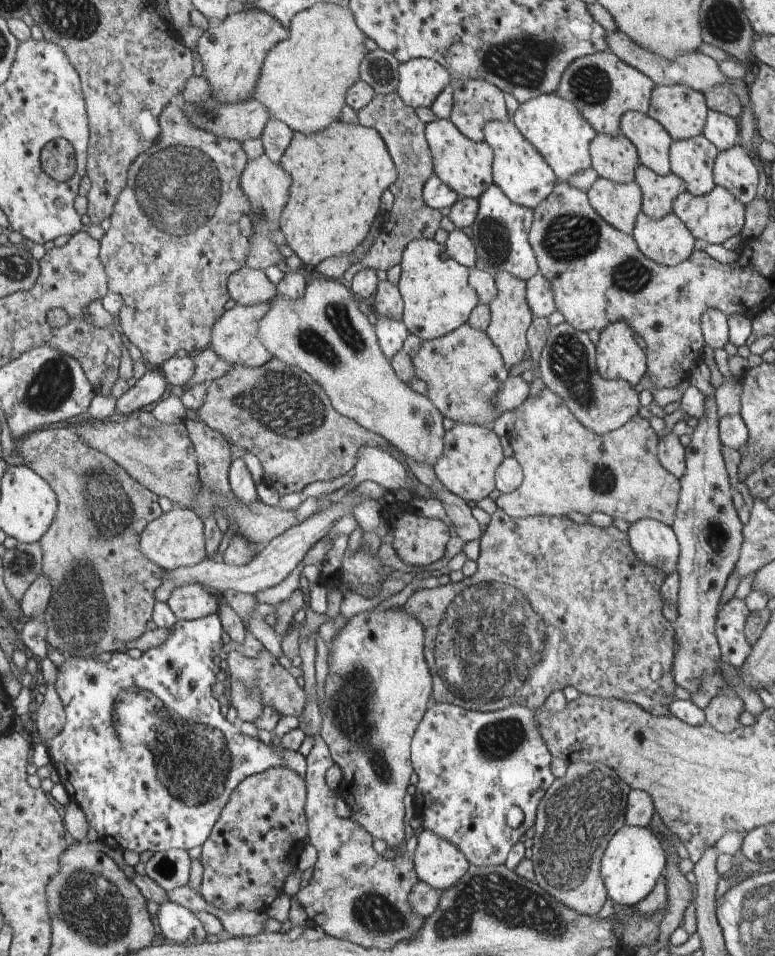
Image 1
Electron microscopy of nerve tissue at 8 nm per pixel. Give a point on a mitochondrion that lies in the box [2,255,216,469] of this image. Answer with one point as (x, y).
(51, 387)

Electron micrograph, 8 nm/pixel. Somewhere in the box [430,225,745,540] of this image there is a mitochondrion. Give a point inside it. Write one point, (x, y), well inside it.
(567, 359)

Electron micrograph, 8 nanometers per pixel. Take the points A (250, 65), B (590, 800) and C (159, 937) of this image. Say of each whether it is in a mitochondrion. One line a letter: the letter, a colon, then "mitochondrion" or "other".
A: other
B: mitochondrion
C: other

